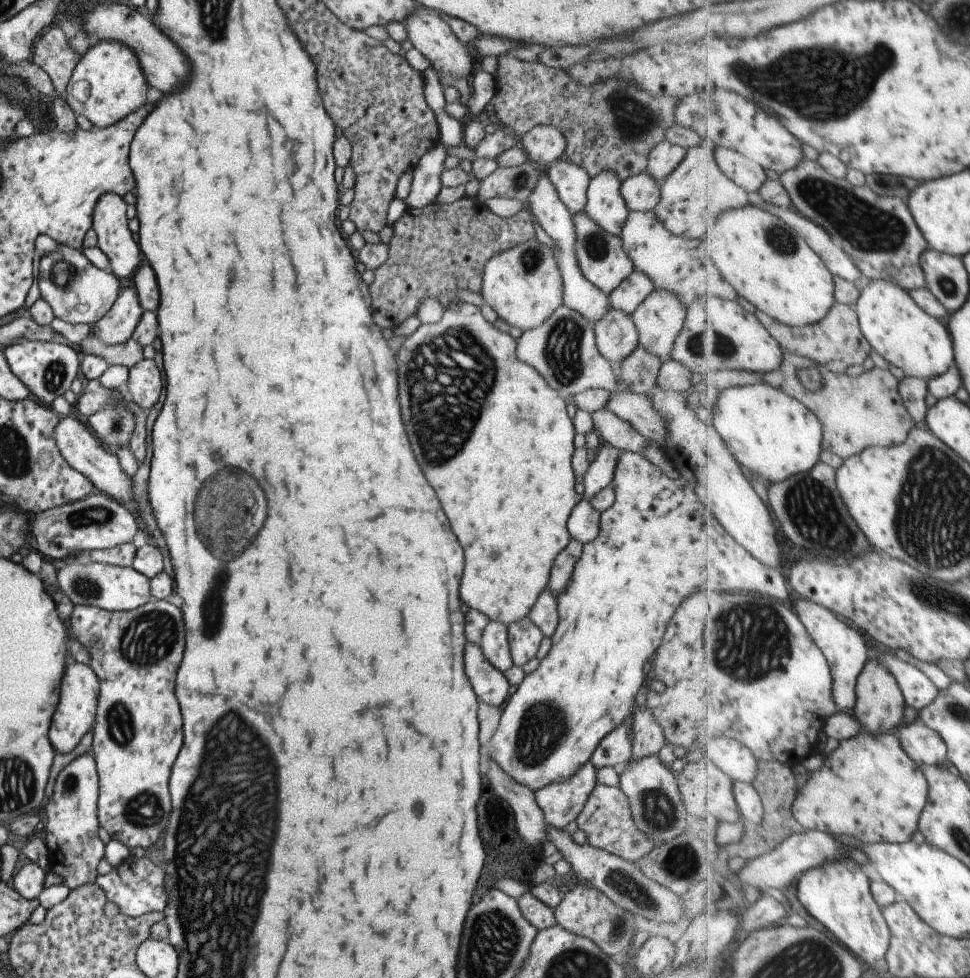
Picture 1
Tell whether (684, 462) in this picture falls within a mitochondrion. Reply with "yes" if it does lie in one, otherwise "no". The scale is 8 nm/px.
no

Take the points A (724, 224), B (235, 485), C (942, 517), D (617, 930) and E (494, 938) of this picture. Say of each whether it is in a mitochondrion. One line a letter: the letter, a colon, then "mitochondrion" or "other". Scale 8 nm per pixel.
A: other
B: mitochondrion
C: mitochondrion
D: mitochondrion
E: mitochondrion

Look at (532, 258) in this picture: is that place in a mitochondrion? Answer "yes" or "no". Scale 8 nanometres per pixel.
yes

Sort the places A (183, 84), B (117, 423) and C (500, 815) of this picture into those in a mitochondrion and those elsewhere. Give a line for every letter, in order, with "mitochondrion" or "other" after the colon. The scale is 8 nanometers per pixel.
A: other
B: mitochondrion
C: other

